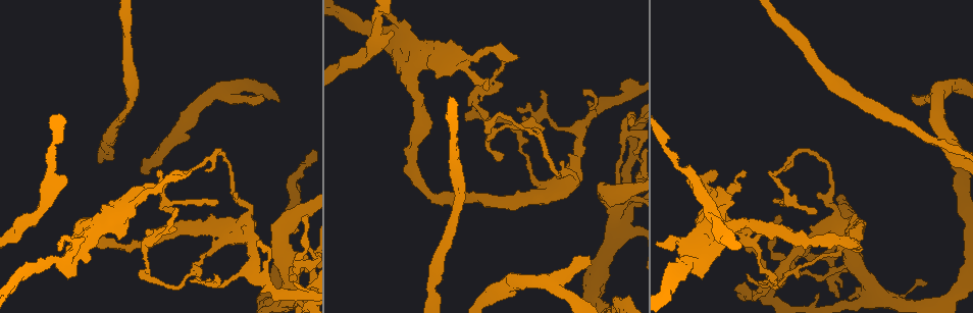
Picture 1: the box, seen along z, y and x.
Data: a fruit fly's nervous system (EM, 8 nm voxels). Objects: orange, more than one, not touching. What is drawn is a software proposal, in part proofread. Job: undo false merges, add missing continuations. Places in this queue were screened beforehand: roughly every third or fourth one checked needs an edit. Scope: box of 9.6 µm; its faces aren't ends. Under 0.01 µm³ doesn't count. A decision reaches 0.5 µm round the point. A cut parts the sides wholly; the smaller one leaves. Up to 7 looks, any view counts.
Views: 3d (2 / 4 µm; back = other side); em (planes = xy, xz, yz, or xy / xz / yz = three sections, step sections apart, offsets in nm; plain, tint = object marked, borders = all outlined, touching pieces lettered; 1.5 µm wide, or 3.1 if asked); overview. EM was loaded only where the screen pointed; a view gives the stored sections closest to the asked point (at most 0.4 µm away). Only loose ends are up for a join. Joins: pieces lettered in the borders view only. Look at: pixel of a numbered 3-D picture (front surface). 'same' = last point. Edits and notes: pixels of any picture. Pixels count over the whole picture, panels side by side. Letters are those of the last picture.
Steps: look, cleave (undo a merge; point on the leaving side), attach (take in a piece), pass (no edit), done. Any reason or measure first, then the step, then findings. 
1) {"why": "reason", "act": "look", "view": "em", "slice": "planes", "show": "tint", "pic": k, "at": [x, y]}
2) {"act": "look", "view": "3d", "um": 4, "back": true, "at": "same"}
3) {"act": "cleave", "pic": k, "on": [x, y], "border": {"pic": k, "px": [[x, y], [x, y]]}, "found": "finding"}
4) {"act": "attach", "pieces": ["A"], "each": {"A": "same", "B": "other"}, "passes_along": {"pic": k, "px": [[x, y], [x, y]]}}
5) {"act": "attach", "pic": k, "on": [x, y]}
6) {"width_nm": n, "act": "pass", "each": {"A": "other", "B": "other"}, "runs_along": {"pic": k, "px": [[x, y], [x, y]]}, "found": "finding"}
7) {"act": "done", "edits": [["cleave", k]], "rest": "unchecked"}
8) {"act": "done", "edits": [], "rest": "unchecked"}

{"why": "thick end", "act": "look", "view": "3d", "um": 2, "pic": 1, "at": [394, 35]}

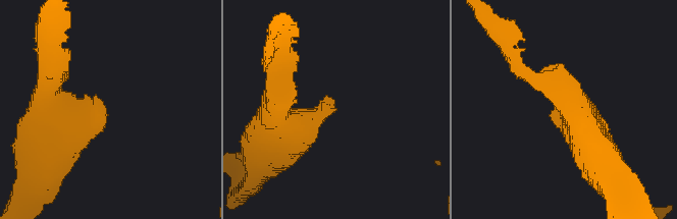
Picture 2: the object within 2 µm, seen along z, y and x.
{"why": "need the tissue", "act": "look", "view": "em", "slice": "yz", "step": 4, "show": "tint", "pic": 2, "at": [329, 111]}

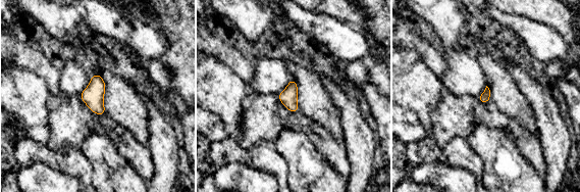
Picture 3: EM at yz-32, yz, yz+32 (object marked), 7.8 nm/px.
{"why": "another direction", "act": "look", "view": "em", "slice": "planes", "show": "borders", "at": "same"}

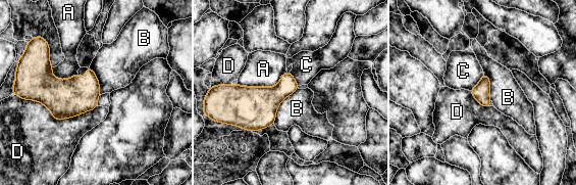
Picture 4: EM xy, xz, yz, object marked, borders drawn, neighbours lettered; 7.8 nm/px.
{"act": "pass", "each": {"A": "other", "B": "other", "C": "other", "D": "other"}, "border": {"pic": 4, "px": [[298, 88], [279, 104], [273, 124]]}, "found": "none of them fits"}

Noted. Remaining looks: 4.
{"act": "look", "view": "3d", "um": 4, "pic": 1, "at": [36, 268]}

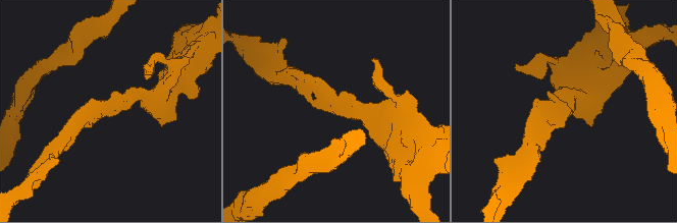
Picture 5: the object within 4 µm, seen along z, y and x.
{"why": "need the tissue", "act": "look", "view": "em", "slice": "planes", "show": "borders", "pic": 5, "at": [334, 102]}

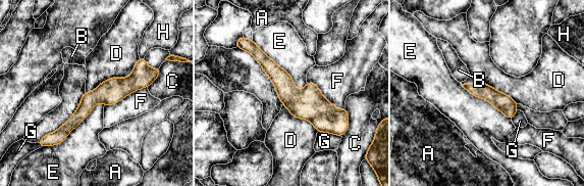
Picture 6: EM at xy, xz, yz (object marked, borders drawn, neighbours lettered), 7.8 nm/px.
{"width_nm": 140, "longest_contact_nm": ["E", 550], "act": "pass", "each": {"A": "other", "B": "other", "C": "other", "D": "other", "E": "other", "F": "other", "G": "other", "H": "other"}, "found": "all the same cell"}

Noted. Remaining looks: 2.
{"act": "done", "edits": [], "rest": "unchecked"}

